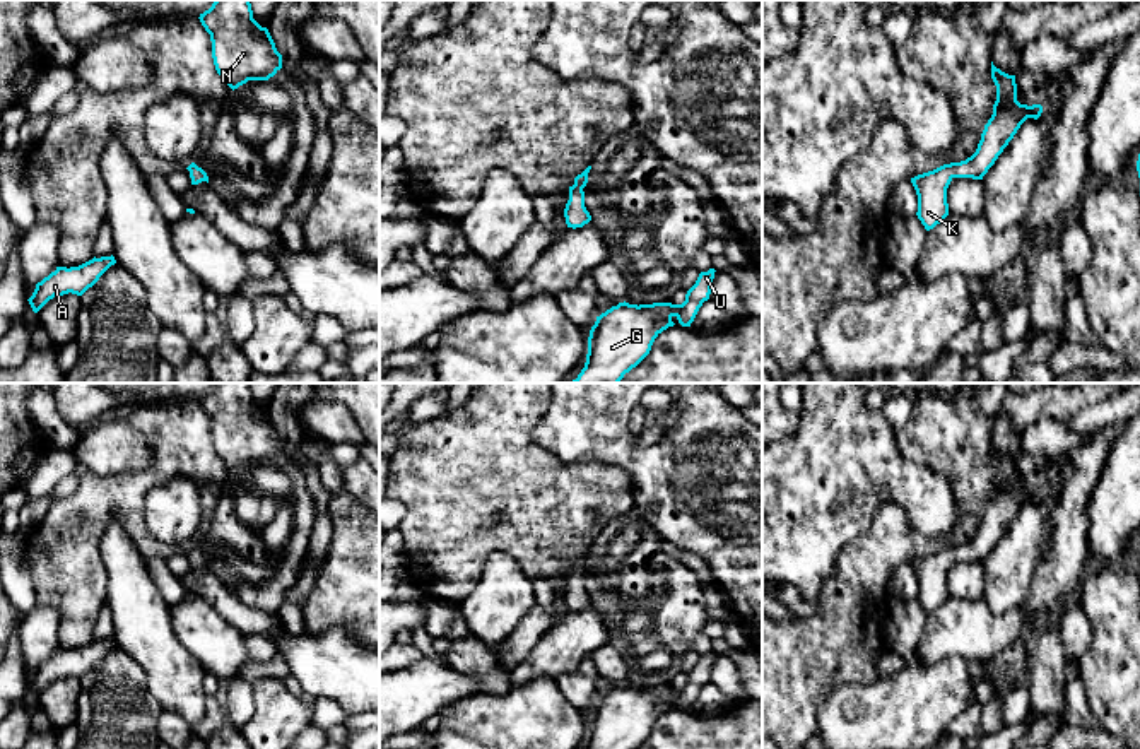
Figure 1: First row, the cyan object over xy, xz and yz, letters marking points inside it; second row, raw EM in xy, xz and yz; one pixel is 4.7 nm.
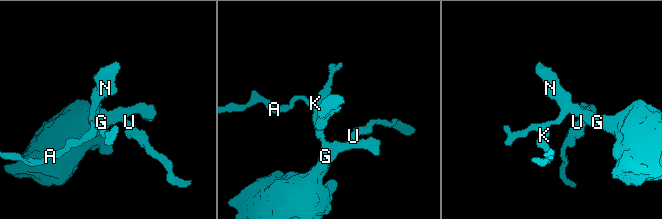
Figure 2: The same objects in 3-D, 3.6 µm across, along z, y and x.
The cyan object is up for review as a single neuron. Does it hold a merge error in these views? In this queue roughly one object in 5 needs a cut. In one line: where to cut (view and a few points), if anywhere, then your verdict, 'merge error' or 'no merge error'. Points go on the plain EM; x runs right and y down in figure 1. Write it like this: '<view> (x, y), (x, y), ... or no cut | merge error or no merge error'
no cut | no merge error

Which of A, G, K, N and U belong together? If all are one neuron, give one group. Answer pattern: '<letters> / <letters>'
A G K N U

